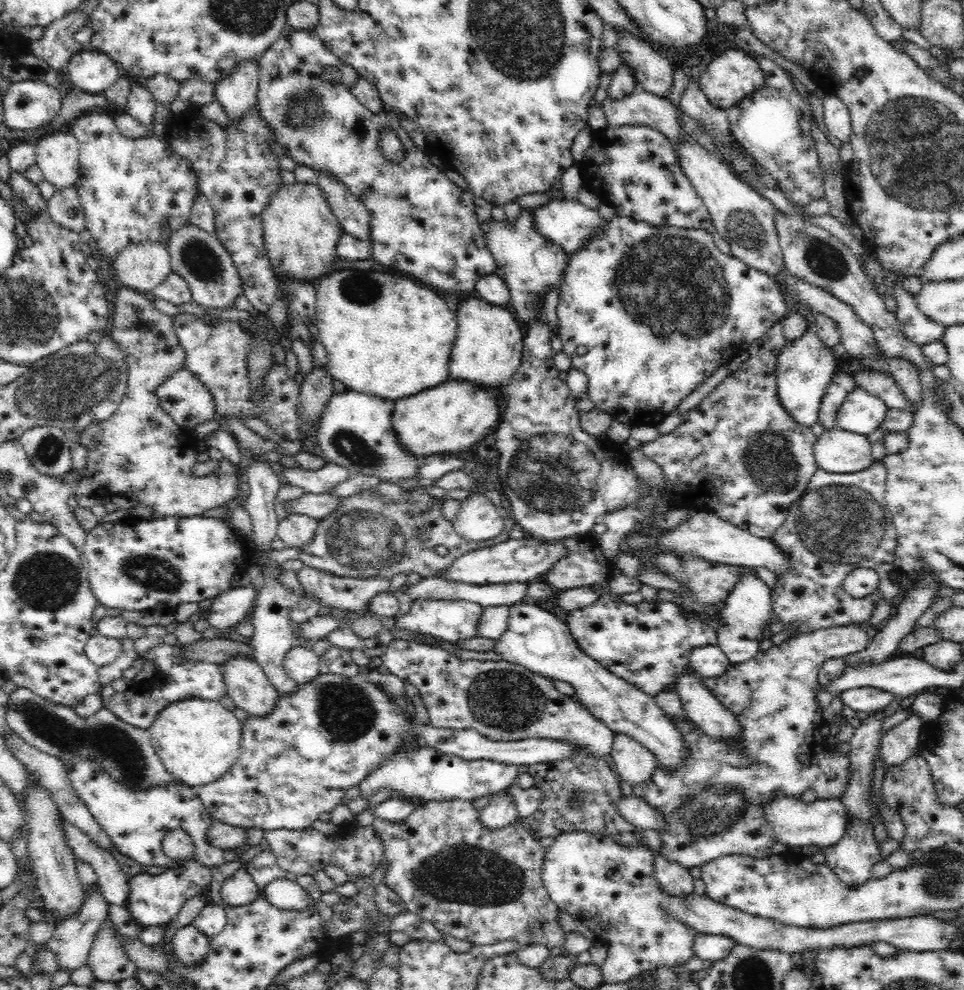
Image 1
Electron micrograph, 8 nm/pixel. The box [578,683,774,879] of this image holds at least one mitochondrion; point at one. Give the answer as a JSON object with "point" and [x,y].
{"point":[711,810]}

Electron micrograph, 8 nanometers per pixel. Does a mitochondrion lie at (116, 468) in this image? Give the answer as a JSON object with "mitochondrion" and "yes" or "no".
{"mitochondrion":"no"}

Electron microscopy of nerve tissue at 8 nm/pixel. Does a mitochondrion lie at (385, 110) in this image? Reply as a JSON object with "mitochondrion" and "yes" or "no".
{"mitochondrion":"no"}

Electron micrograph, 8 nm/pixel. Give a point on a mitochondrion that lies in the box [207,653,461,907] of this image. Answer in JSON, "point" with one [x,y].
{"point":[346,712]}

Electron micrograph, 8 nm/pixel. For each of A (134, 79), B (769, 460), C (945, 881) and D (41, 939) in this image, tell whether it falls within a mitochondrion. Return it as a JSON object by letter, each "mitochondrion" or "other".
{"A":"other","B":"mitochondrion","C":"mitochondrion","D":"other"}

